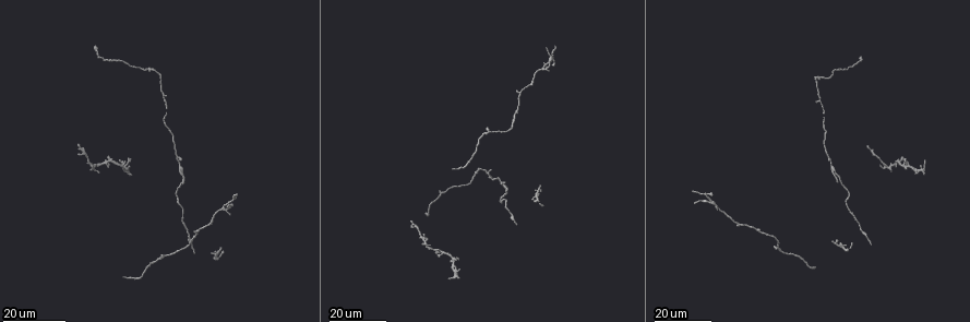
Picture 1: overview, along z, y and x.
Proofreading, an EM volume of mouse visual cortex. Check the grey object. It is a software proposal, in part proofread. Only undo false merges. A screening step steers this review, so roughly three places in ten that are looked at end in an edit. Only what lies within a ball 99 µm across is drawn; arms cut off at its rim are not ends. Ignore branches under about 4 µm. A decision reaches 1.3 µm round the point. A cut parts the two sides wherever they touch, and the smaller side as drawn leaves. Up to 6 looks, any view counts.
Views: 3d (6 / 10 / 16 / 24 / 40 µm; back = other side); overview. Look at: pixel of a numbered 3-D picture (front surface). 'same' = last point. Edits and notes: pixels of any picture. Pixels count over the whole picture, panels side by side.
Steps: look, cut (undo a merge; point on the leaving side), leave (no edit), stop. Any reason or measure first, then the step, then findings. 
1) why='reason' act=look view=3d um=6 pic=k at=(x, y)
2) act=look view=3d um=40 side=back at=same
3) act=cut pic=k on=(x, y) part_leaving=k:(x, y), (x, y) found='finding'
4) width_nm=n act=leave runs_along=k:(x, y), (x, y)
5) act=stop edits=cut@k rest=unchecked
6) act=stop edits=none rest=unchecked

why='three arms meet' act=look view=3d um=24 pic=1 at=(222, 205)

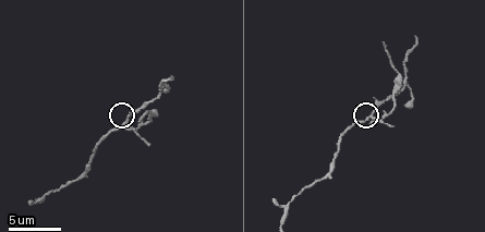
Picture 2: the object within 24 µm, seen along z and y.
why='closer look' act=look view=3d um=6 pic=2 at=(128, 119)

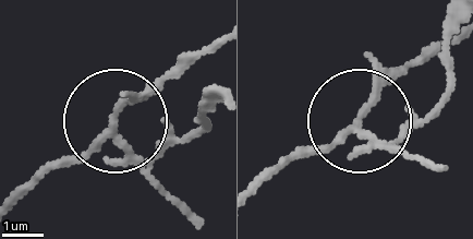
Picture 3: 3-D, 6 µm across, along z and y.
arms=3 act=cut pic=3 on=(183, 141) part_leaving=3:(126, 146), (165, 151), (206, 122), (209, 102) found='a second cell is stuck on'

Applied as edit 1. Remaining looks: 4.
why='redraw' act=look view=overview

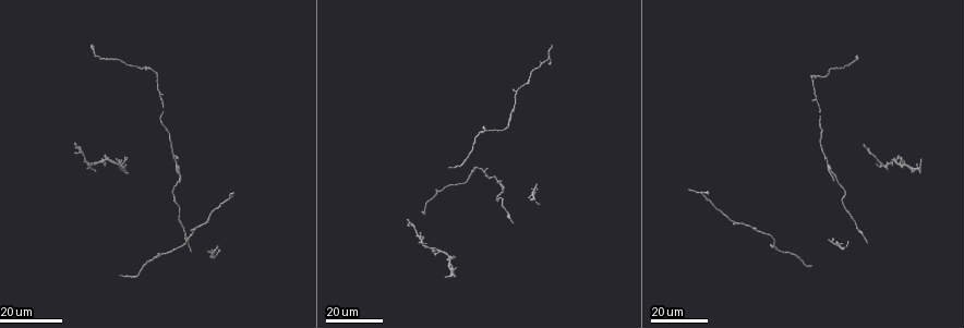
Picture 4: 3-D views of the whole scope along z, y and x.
why='thin arm on a thick one' act=look view=3d um=16 pic=4 at=(192, 230)

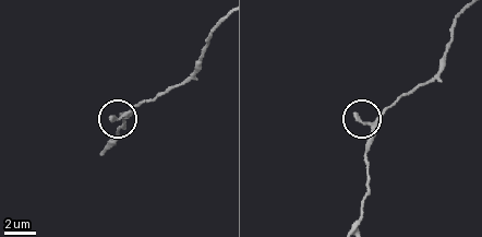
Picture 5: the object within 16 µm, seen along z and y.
act=look view=3d um=6 pic=5 at=(372, 123)

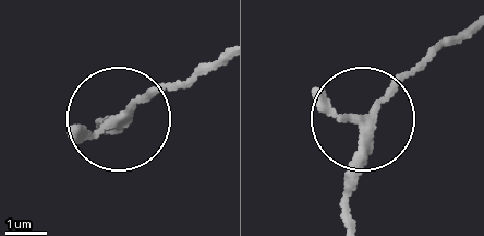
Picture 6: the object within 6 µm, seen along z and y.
act=leave found='continuous, no second cell'

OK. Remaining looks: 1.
act=stop edits=cut@3 rest=unchecked

